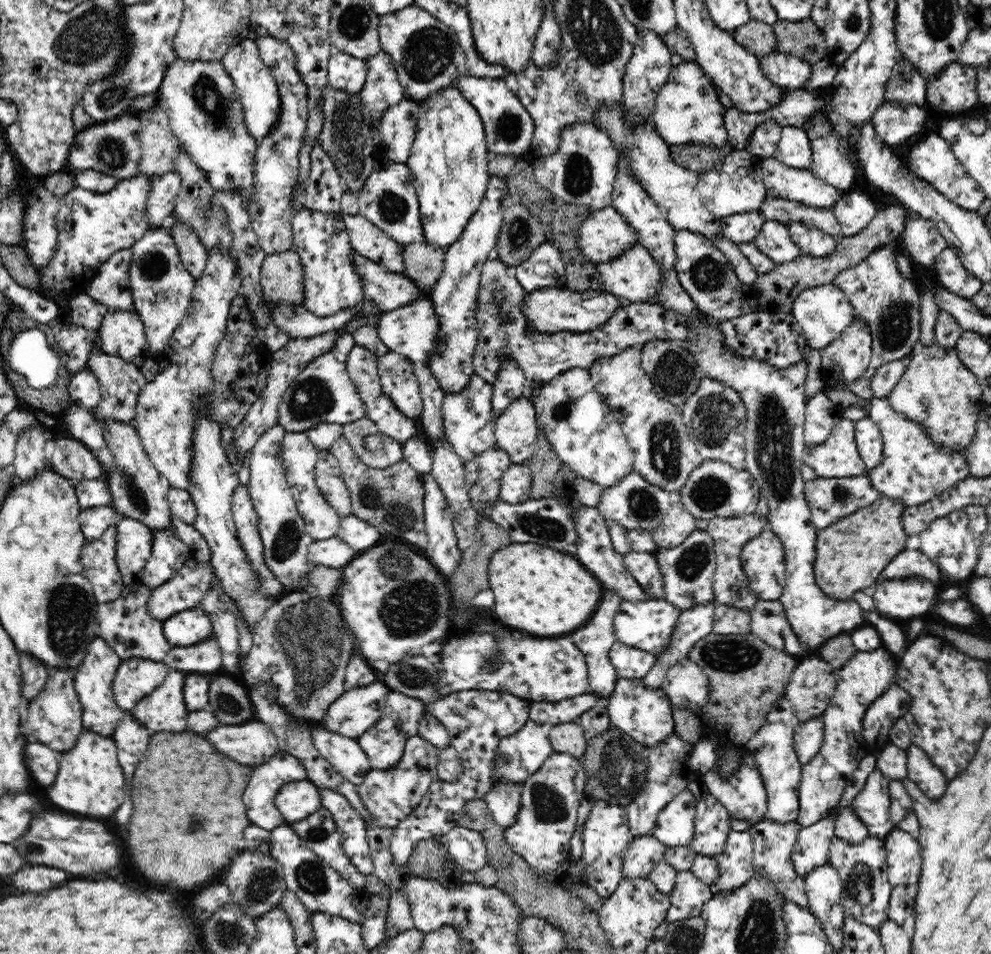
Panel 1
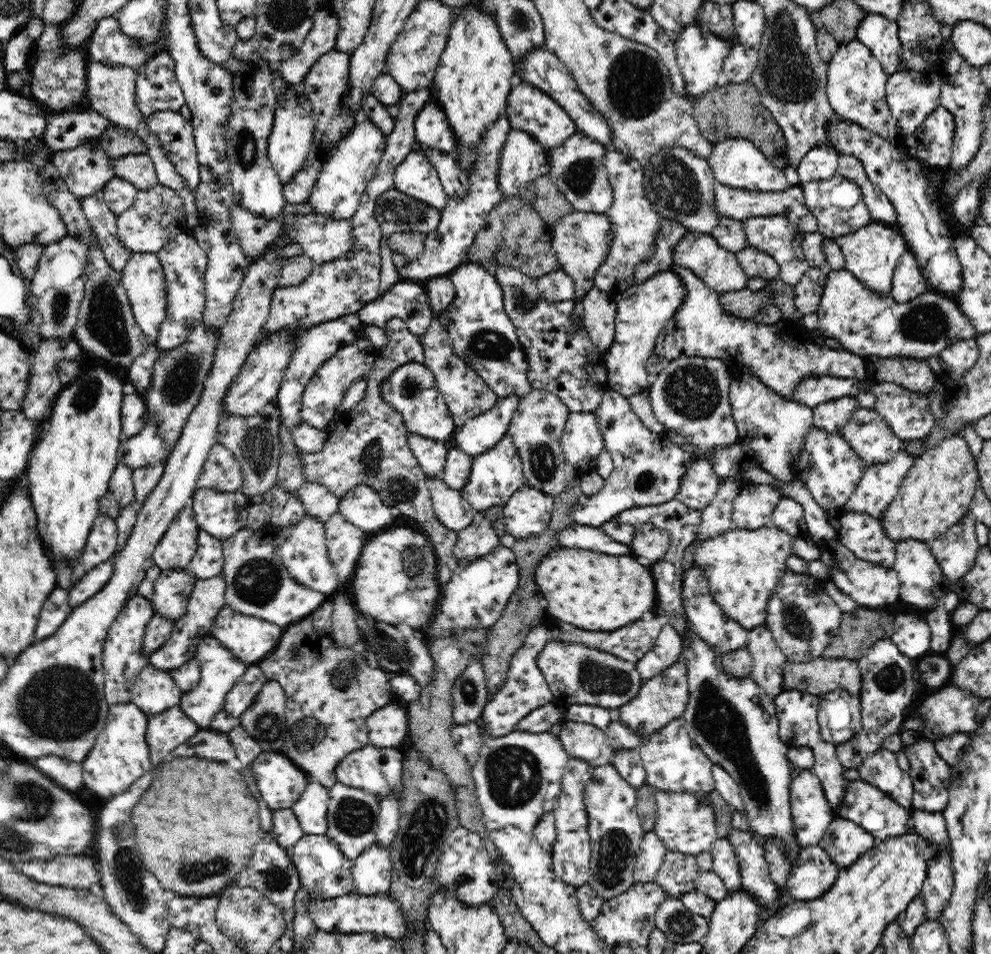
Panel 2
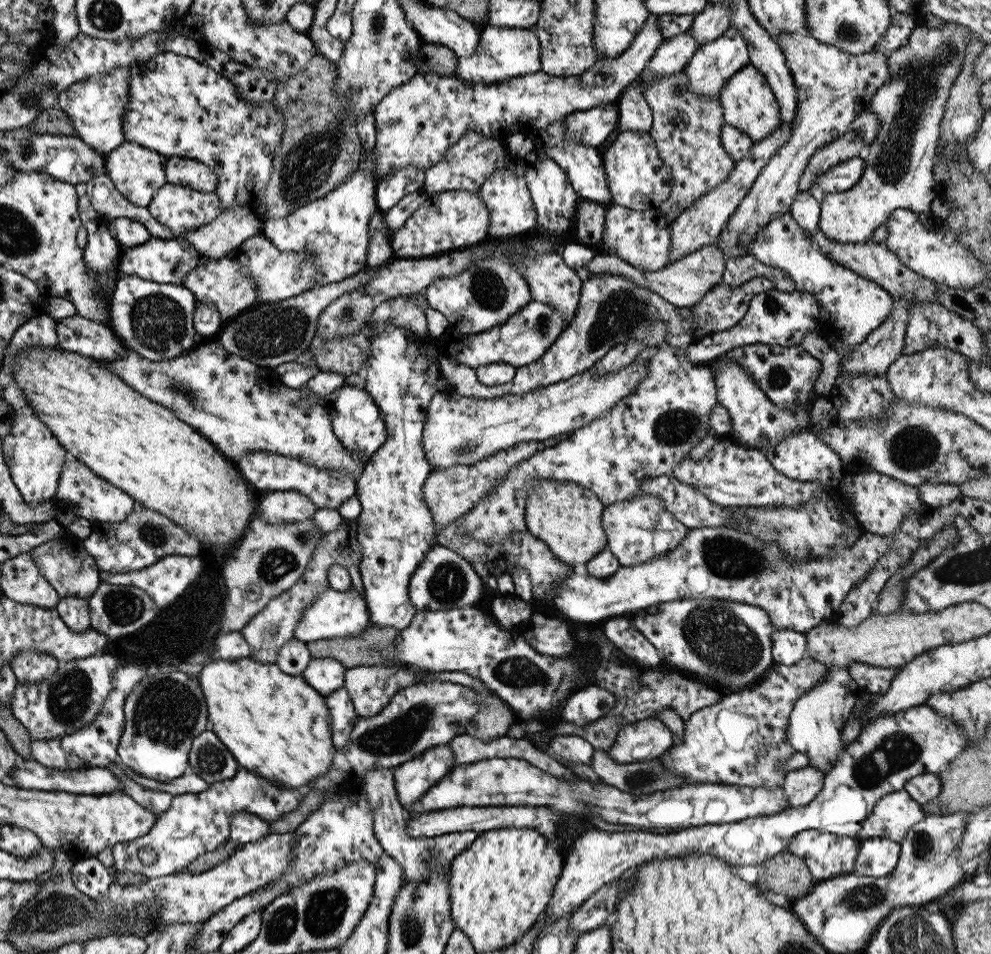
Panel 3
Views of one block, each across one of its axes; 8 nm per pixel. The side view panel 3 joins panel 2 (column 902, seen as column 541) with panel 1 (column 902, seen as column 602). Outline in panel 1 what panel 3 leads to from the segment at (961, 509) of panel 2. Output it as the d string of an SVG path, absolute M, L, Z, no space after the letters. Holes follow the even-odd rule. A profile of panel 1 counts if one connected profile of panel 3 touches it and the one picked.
M882 495L873 505L817 530L814 542L814 581L822 594L834 601L847 601L858 591L870 591L882 568L906 546L901 515L905 506Z

